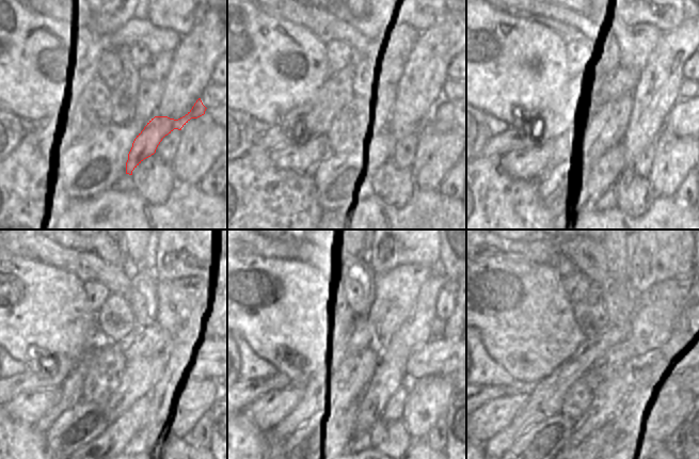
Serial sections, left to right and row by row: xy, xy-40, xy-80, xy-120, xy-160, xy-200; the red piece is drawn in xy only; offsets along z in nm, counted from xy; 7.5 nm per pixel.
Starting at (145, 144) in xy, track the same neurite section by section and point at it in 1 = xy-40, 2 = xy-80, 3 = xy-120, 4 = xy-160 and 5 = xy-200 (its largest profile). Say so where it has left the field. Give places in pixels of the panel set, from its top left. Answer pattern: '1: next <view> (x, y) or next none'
1: next xy-40 (382, 149)
2: next xy-80 (609, 167)
3: next xy-120 (112, 442)
4: next xy-160 (367, 415)
5: next xy-200 (584, 446)

